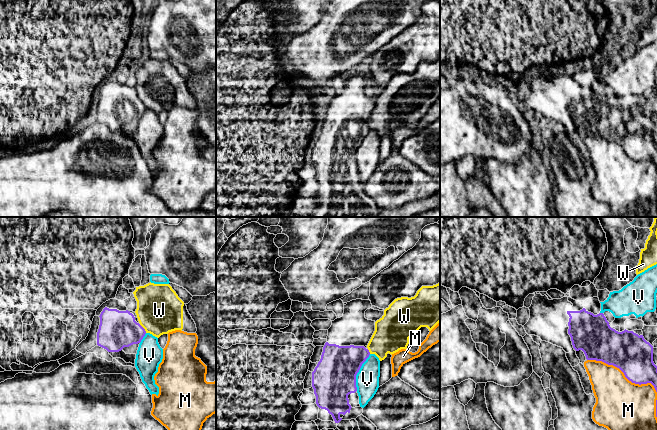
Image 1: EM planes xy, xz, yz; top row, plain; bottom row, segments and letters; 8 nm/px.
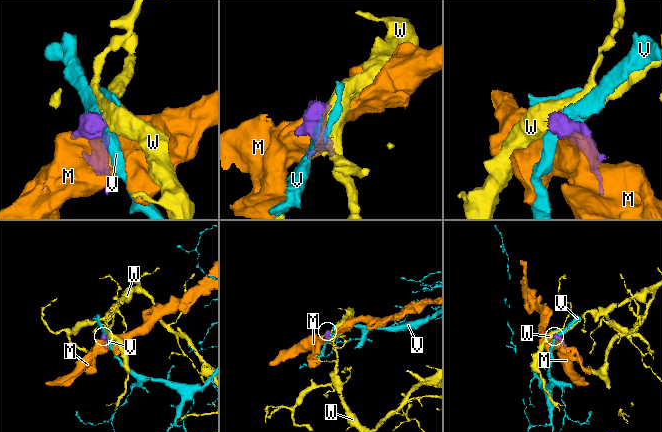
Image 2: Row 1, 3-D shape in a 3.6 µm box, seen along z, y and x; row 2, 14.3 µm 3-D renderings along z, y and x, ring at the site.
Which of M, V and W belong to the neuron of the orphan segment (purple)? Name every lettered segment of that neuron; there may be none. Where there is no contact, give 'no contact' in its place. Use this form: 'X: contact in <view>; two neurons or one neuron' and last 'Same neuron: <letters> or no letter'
M: contact in yz; two neurons
V: contact in xz; two neurons
W: contact in xy; two neurons
Same neuron: no letter

